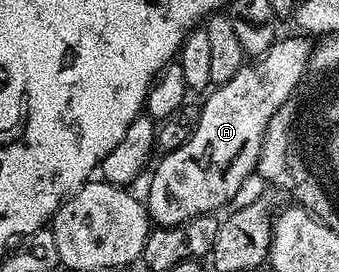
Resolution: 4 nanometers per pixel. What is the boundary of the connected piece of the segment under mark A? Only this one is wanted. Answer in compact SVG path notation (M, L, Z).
M294 34L276 39L275 45L264 56L244 63L244 66L229 82L214 89L212 96L199 108L199 124L193 130L189 142L177 150L158 157L151 176L151 185L147 188L145 203L148 213L156 225L184 224L198 216L218 213L218 208L226 209L231 199L243 188L243 183L258 169L259 155L263 145L263 135L269 126L273 114L287 99L296 95L295 87L304 83L307 75L307 63L310 61L313 44L306 35Z

